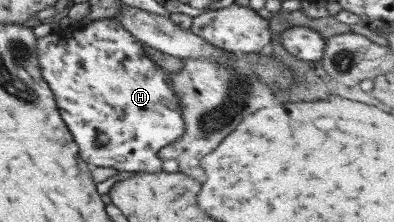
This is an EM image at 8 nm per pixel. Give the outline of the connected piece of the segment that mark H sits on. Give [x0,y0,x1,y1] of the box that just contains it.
[35,18,184,173]

